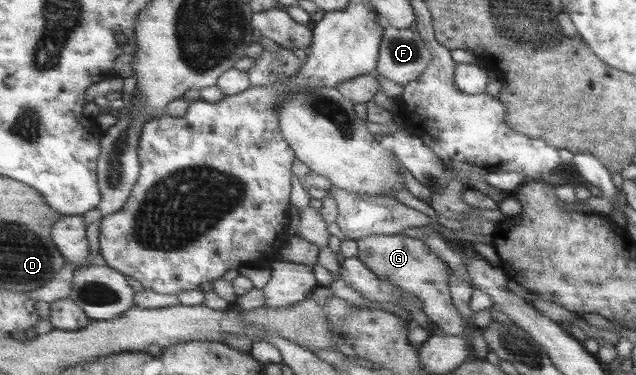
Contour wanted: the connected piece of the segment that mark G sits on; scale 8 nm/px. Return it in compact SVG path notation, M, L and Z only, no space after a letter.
M373 234L373 236L365 236L358 240L359 257L365 261L365 264L371 268L388 286L395 284L407 292L415 293L423 303L425 303L424 312L429 319L439 324L442 332L448 335L461 336L461 334L473 334L475 338L475 348L477 348L477 356L487 358L487 354L491 352L489 341L485 338L483 329L473 329L467 325L467 317L463 317L459 313L459 309L455 307L451 292L451 284L449 283L449 266L445 260L441 260L437 253L429 248L424 239L411 238L401 234Z

